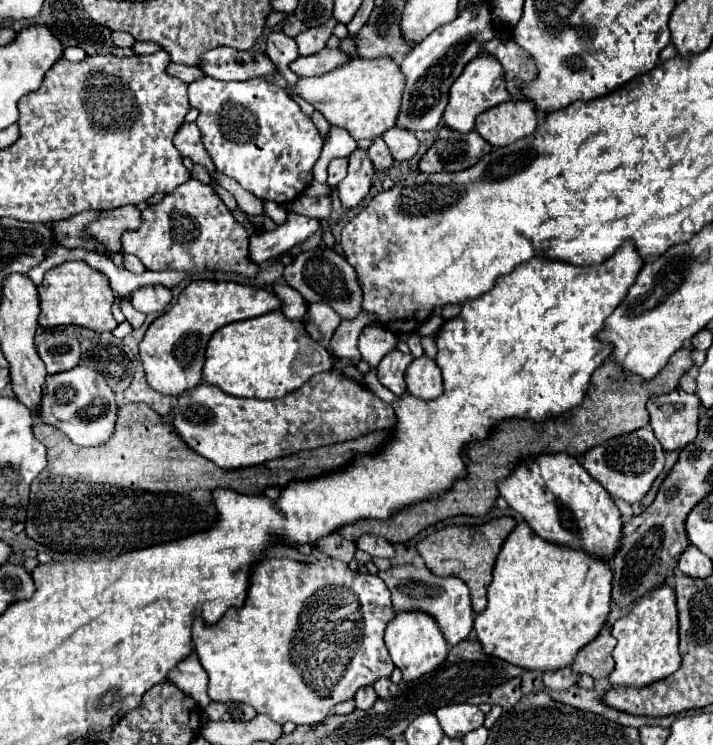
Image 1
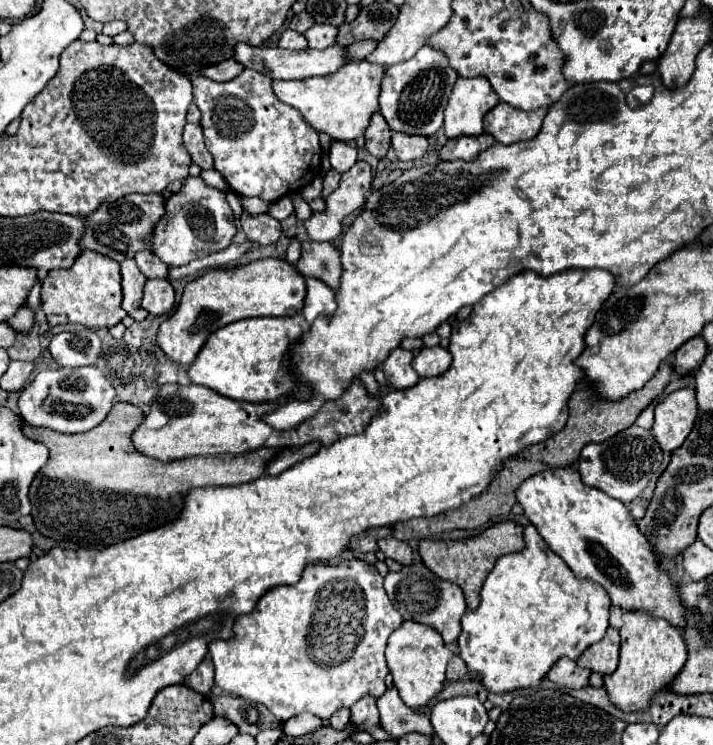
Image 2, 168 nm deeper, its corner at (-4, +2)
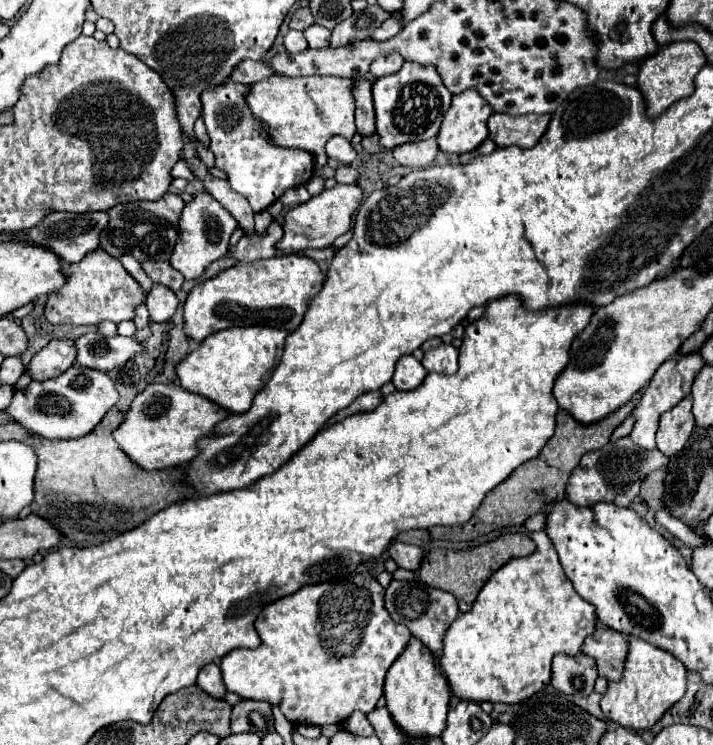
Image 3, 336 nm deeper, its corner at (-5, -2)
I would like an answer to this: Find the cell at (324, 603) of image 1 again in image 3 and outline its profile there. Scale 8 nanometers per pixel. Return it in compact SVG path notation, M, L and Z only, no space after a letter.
M352 574L346 580L304 586L298 592L266 606L256 630L262 644L256 649L238 648L220 662L224 684L230 692L246 700L266 700L278 704L292 724L342 724L354 710L372 712L382 696L384 676L392 662L404 652L412 634L402 624L392 622L384 608L384 588L370 574Z

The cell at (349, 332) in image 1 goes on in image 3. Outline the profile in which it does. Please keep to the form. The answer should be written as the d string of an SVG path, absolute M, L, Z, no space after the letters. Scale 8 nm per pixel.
M366 392L364 396L358 396L358 398L352 402L352 406L344 408L342 412L338 412L328 424L334 424L334 422L338 422L338 420L342 420L342 418L346 418L346 416L350 416L350 414L362 412L362 410L374 410L380 402L382 402L382 394L380 394L380 392L372 392L372 394Z

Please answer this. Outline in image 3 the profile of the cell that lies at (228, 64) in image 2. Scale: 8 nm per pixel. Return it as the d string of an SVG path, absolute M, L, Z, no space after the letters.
M242 60L242 62L234 68L230 80L232 80L232 82L240 82L240 84L254 84L254 82L260 82L260 80L272 76L272 74L274 74L272 68L268 68L264 62Z

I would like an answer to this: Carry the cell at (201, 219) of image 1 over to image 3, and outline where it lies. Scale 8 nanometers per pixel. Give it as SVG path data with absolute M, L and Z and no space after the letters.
M208 192L194 196L194 200L188 202L186 208L182 210L178 242L174 246L170 264L176 270L180 270L186 280L200 278L210 262L222 258L228 252L228 240L234 230L236 230L236 220L228 212L224 212L224 208Z

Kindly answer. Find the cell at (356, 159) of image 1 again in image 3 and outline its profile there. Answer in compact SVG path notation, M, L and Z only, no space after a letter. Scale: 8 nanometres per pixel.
M336 184L330 190L322 190L318 196L312 196L308 202L298 204L296 208L288 210L284 216L284 236L276 244L278 252L304 252L310 248L324 248L330 246L338 236L350 230L352 214L362 202L362 190L356 184Z

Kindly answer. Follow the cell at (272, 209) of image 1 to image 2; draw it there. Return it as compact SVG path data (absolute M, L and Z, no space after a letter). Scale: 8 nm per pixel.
M243 198L243 208L249 212L249 214L261 214L261 212L267 212L271 204L267 204L265 200L259 200L259 198Z

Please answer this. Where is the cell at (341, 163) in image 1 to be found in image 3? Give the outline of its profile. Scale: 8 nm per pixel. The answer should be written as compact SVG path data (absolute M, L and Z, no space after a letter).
M332 136L332 140L328 140L326 154L328 154L328 158L336 158L344 164L350 164L356 158L356 150L342 136Z

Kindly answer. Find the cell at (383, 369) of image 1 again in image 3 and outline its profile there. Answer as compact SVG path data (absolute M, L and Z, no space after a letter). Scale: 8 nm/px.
M402 356L396 364L392 384L396 386L396 390L414 390L422 384L426 374L428 372L424 370L422 362L418 362L414 356Z

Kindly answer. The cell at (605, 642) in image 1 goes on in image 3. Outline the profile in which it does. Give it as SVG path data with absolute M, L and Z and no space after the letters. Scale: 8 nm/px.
M598 628L588 640L582 644L582 652L592 656L598 664L598 674L608 680L620 680L622 668L628 654L628 640L612 630L612 628Z

